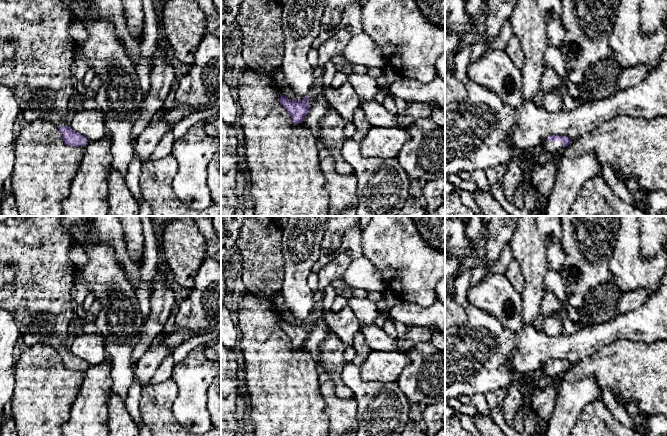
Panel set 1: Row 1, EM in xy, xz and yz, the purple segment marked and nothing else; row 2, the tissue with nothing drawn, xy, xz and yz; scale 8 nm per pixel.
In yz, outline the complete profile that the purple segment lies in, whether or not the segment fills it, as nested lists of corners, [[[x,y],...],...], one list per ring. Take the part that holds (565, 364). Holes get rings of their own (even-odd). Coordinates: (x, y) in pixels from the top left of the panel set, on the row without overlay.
[[[553,359],[547,361],[540,369],[546,374],[548,380],[554,379],[556,376],[561,375],[571,367],[571,363],[567,360]]]

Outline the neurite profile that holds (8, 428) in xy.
[[[3,412],[3,422],[0,429],[0,436],[17,436],[13,417],[7,418],[4,412]]]

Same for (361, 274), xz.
[[[364,256],[354,260],[346,269],[342,280],[350,288],[367,292],[385,292],[387,287],[380,272]]]

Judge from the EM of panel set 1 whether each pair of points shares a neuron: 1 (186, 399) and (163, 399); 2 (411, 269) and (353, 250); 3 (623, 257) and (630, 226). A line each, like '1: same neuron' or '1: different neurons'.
1: different neurons
2: different neurons
3: same neuron

